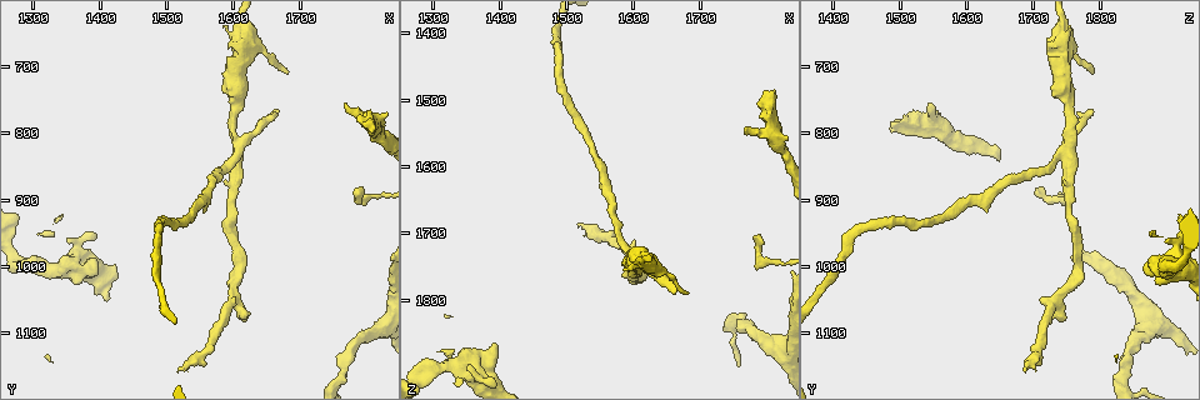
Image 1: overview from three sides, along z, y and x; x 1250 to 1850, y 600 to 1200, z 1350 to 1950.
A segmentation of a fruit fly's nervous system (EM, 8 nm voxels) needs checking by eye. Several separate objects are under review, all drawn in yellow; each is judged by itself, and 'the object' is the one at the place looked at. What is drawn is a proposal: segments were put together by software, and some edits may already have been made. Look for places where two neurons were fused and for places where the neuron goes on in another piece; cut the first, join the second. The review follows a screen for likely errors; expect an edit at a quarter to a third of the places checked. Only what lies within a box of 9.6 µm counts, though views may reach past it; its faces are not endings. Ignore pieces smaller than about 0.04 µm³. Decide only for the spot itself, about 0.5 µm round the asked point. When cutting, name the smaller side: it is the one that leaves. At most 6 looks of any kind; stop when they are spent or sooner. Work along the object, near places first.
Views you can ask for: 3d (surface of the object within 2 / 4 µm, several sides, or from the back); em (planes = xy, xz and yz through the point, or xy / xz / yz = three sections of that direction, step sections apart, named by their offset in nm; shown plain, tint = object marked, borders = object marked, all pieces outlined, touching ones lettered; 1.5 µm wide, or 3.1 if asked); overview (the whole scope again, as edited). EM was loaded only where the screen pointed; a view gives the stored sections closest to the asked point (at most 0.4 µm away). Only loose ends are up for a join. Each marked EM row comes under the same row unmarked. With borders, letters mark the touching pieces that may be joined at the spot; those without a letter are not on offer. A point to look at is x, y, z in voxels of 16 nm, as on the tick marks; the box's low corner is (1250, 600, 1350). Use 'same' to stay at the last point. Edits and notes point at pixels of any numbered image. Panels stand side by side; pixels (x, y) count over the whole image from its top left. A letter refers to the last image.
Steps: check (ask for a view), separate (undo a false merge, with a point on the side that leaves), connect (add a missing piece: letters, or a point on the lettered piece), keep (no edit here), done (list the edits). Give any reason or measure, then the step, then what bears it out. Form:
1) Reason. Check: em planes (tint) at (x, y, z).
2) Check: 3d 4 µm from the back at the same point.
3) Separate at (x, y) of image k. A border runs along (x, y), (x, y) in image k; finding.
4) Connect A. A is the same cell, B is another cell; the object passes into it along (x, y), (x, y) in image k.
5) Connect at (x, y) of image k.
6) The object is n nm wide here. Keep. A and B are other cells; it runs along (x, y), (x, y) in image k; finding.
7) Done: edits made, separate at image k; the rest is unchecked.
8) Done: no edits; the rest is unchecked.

An open end. Check: em yz step 8 (borders) at (1810, 795, 1485).

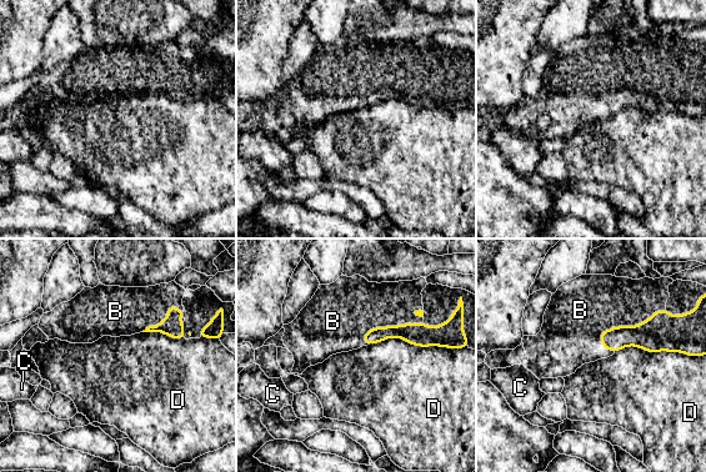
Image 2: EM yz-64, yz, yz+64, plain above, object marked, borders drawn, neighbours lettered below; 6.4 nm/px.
Connect B. B is the same cell, C and D are other cells; the object passes into it along (660, 332), (624, 326), (594, 302) in image 2; it goes on there.

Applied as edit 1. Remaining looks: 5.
An open end. Check: em planes (borders) at (1520, 1160, 1690).

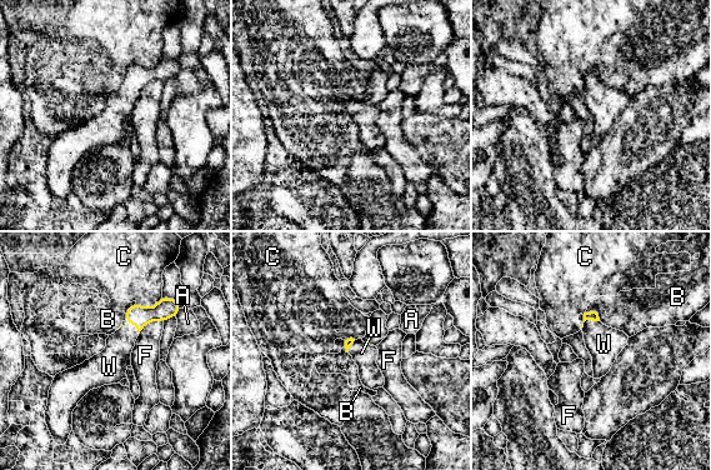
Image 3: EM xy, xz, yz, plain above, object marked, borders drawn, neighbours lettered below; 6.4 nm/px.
Connect W. W is the same cell, A, B, C and F are other cells; the neuron continues.

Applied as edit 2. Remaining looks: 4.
Redraw. Check: overview.

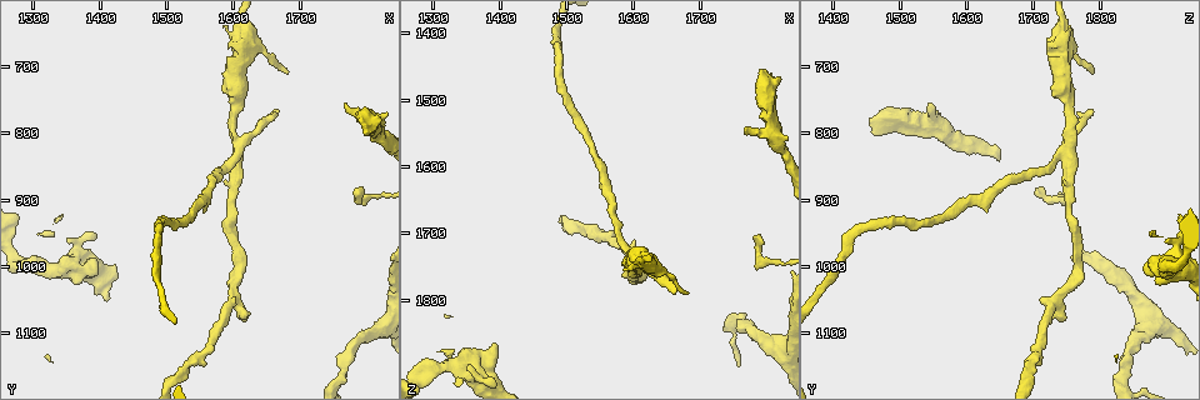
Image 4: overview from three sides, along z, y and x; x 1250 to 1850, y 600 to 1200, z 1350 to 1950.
An open end. Check: em yz step 4 (borders) at (1395, 1005, 1865).

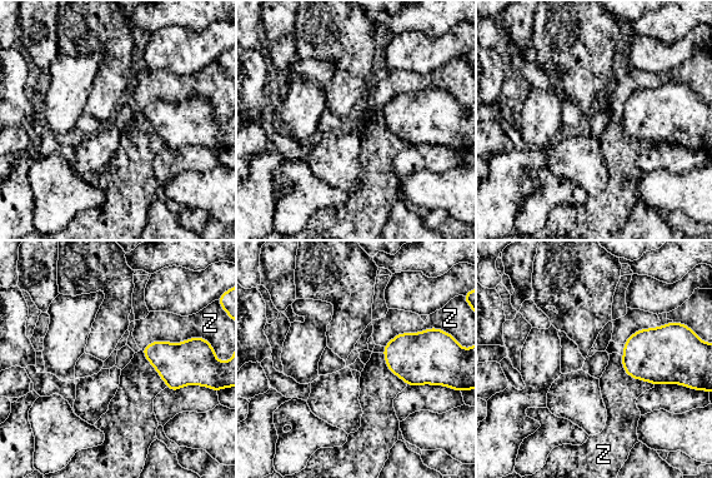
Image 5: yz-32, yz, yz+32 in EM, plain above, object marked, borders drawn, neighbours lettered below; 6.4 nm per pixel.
Keep. Z is another cell; a border runs along (186, 339), (141, 349), (166, 387) in image 5; none of them fits.

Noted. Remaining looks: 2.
Done: edits made, connect at image 2, connect at image 3; the rest is unchecked.

